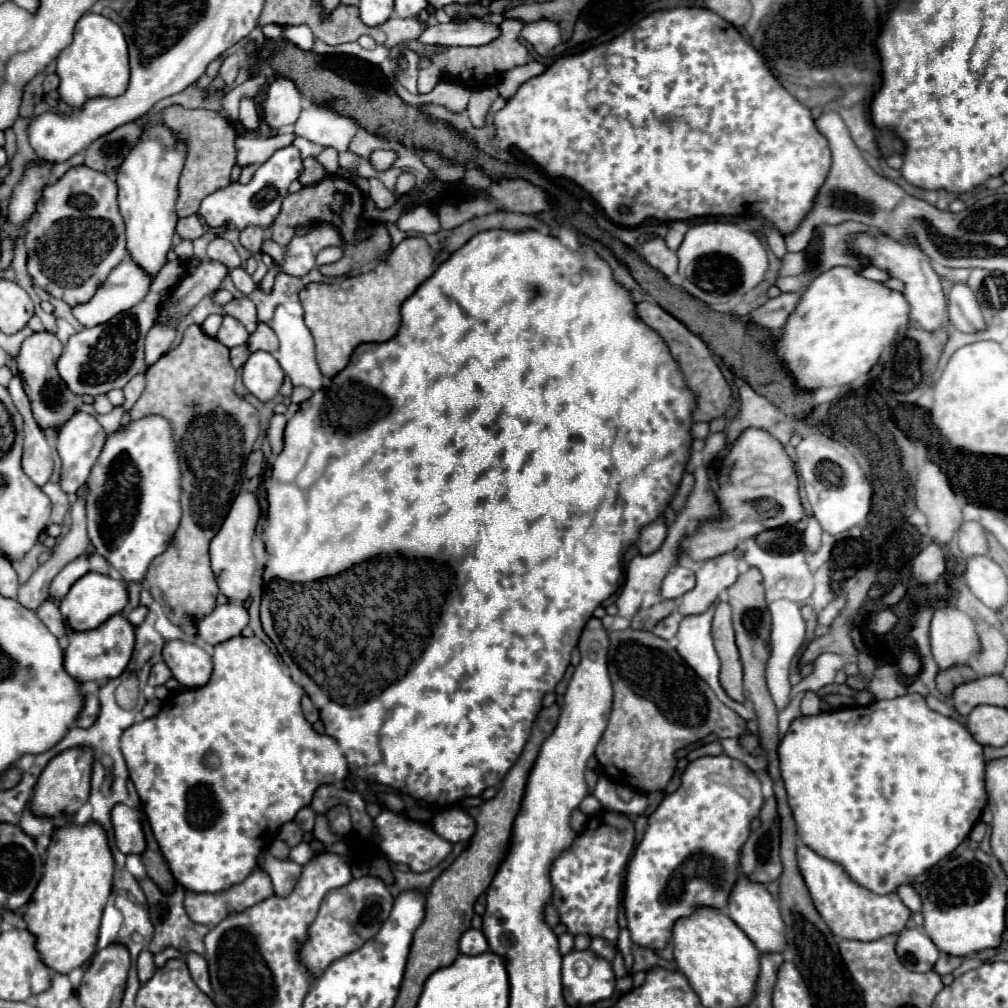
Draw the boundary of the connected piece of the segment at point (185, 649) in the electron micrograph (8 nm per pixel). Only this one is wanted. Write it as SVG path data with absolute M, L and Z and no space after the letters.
M167 641L163 647L163 659L183 687L203 687L213 671L207 651L191 641Z

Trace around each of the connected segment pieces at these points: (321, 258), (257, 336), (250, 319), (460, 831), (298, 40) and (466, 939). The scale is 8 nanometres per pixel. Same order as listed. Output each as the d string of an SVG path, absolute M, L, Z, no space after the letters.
M327 247L317 255L317 265L327 265L327 263L335 263L343 257L343 247Z
M259 323L257 329L249 335L249 341L247 341L247 349L253 353L253 351L277 351L279 349L279 339L275 335L275 331L267 325L267 323Z
M247 297L229 301L225 305L225 313L231 315L231 317L235 317L235 319L239 319L239 321L243 321L243 325L249 331L253 331L255 325L257 325L257 321L255 321L255 303L251 299L247 299Z
M459 807L443 809L433 817L433 829L447 841L467 841L475 833L475 821Z
M285 26L283 27L283 36L286 40L303 49L303 51L313 51L315 37L313 37L313 31L308 26Z
M469 929L469 931L465 931L461 935L459 949L465 955L481 955L481 953L485 953L489 949L489 945L487 945L485 935L479 929Z

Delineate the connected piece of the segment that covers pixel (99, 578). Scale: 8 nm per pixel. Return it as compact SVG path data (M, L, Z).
M89 571L79 581L73 583L69 593L61 599L59 607L61 607L61 615L65 617L65 623L67 623L69 629L73 629L73 631L87 631L87 629L99 627L103 621L107 621L107 617L111 617L115 613L121 613L127 603L129 603L127 581L113 579L109 575Z

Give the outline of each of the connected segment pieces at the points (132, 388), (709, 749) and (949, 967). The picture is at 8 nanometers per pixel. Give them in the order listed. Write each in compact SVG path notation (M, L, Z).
M139 375L139 377L133 377L125 387L125 403L123 403L123 409L131 409L135 405L135 401L139 399L141 391L145 387L145 375Z
M713 741L713 743L707 743L707 745L701 745L701 747L697 747L697 749L693 749L693 751L689 751L687 753L687 759L697 759L697 757L703 757L703 755L719 755L719 753L723 753L723 749L721 749L721 743L717 743L717 741Z
M941 953L939 961L935 963L935 971L937 971L939 975L947 975L947 973L953 973L959 965L961 965L961 959L959 959L959 957L953 957L953 955L947 955L947 953Z

